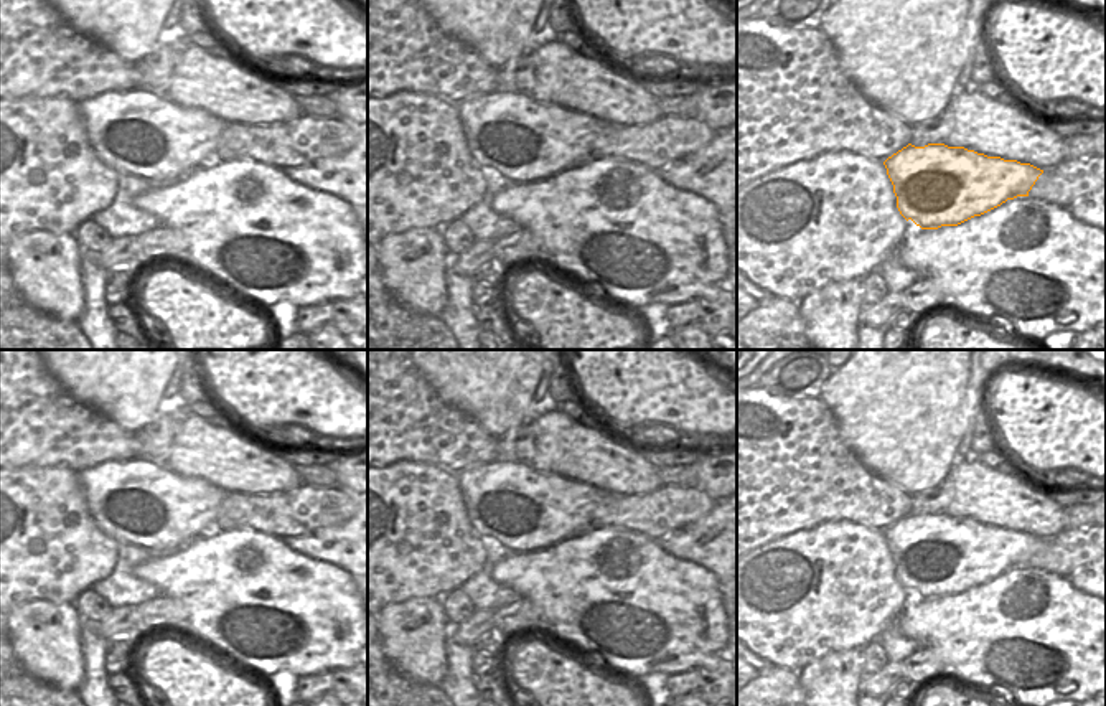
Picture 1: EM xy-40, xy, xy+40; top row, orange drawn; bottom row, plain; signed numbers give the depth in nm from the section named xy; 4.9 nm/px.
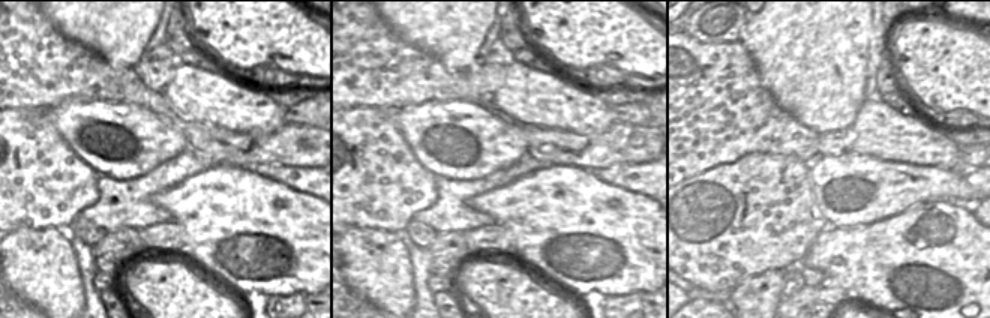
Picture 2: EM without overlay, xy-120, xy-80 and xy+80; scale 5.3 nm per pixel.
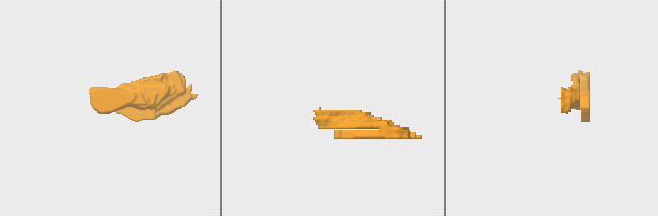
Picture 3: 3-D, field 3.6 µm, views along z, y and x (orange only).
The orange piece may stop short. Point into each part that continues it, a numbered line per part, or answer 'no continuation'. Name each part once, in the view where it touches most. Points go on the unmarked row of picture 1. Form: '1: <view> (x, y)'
no continuation

